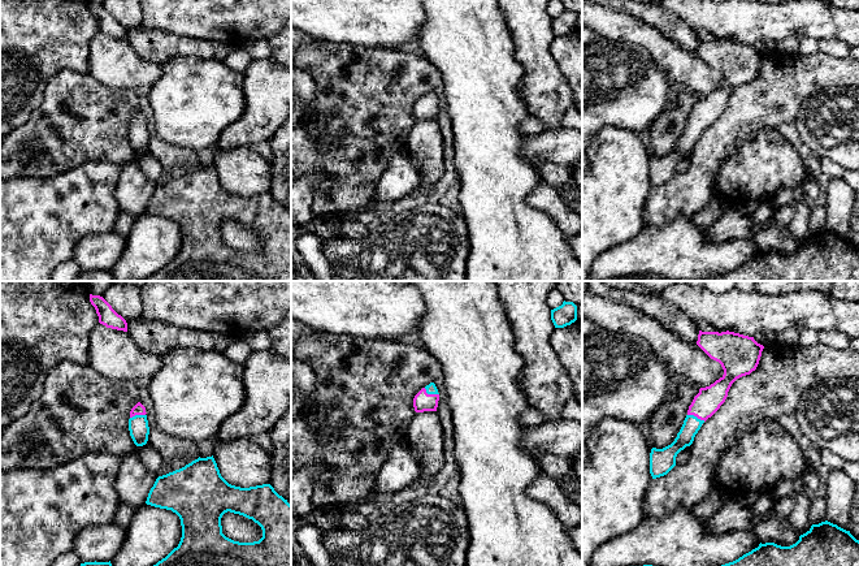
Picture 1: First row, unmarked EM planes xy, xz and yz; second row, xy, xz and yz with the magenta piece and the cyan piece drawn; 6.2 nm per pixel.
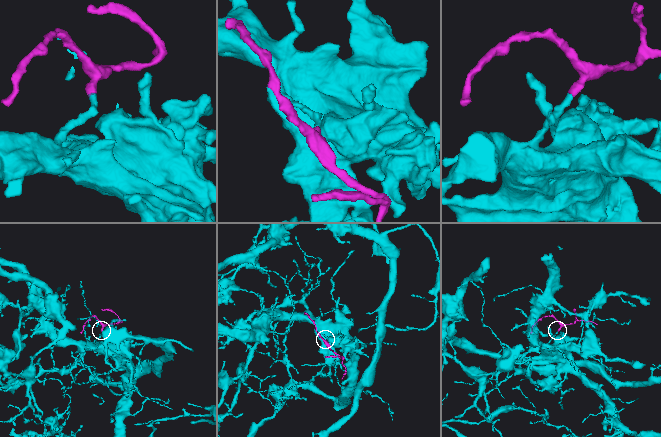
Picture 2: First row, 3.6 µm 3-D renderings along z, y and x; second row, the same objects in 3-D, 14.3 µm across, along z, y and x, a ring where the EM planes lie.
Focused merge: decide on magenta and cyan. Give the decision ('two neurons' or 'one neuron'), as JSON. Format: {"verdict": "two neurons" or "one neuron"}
{"verdict": "one neuron"}

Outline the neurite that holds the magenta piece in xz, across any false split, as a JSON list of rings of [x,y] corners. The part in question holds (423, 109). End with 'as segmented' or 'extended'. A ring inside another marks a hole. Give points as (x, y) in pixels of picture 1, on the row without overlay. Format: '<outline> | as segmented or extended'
[[[434,91],[422,96],[413,107],[413,116],[416,121],[437,120],[439,101]]] | extended

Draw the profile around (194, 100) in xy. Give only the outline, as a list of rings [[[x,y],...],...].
[[[178,57],[162,65],[160,79],[149,88],[148,100],[155,117],[157,137],[168,144],[194,151],[216,147],[221,133],[238,118],[246,108],[243,73],[231,70],[224,61],[198,57]]]

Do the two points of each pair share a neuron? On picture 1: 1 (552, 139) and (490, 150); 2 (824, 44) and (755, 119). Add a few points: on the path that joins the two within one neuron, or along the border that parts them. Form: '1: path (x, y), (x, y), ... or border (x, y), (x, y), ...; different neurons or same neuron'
1: border (525, 135), (521, 143), (521, 155), (538, 169); different neurons
2: border (820, 51), (845, 59); different neurons

